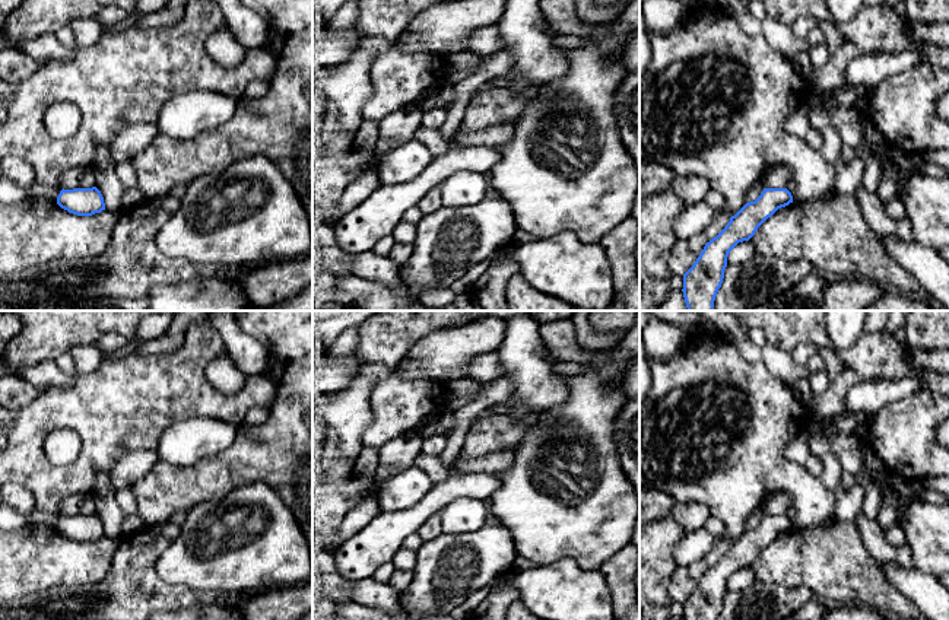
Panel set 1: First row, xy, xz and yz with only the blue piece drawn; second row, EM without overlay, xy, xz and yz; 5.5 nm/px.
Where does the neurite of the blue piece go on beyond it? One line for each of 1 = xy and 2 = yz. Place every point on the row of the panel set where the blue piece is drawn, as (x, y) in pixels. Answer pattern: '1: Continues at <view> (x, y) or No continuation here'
1: No continuation here
2: No continuation here

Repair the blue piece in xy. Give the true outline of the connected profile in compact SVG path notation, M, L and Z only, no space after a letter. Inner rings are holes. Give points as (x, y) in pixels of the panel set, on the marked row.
M96 187L73 190L63 188L57 197L57 204L77 216L92 216L105 210L104 197Z

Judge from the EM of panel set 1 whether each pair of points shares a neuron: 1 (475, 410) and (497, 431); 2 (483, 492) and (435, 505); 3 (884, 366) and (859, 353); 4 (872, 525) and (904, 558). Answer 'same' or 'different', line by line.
1: different
2: same
3: same
4: same

